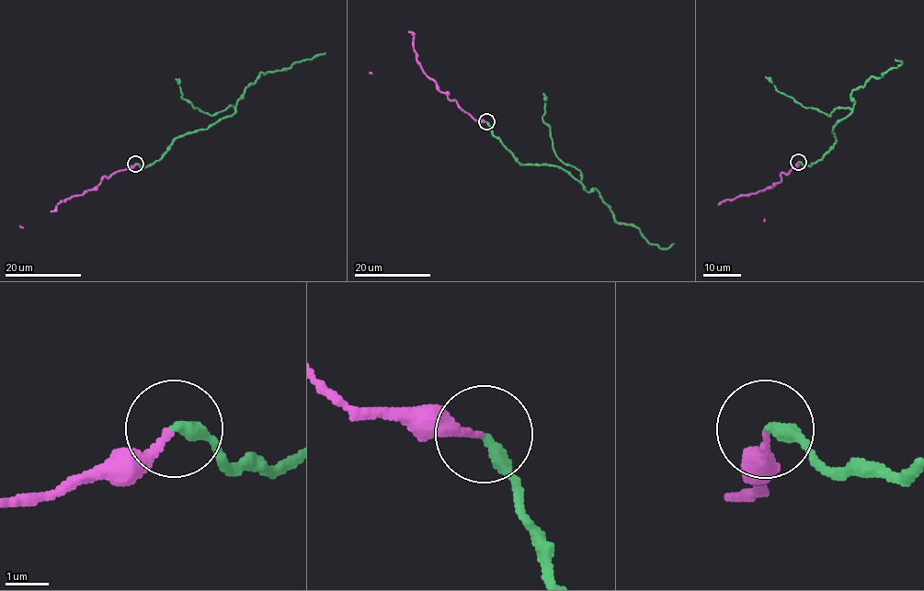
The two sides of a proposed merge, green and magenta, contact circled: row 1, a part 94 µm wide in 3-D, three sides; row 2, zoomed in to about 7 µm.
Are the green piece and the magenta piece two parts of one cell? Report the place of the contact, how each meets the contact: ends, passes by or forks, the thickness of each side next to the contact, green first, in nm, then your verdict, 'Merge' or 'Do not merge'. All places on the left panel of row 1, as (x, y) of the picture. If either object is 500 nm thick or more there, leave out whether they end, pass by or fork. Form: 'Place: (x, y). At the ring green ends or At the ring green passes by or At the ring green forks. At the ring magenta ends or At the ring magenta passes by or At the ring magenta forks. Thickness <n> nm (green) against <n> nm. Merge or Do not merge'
Place: (135, 164). At the ring green ends. At the ring magenta ends. Thickness 320 nm (green) against 200 nm. Merge

